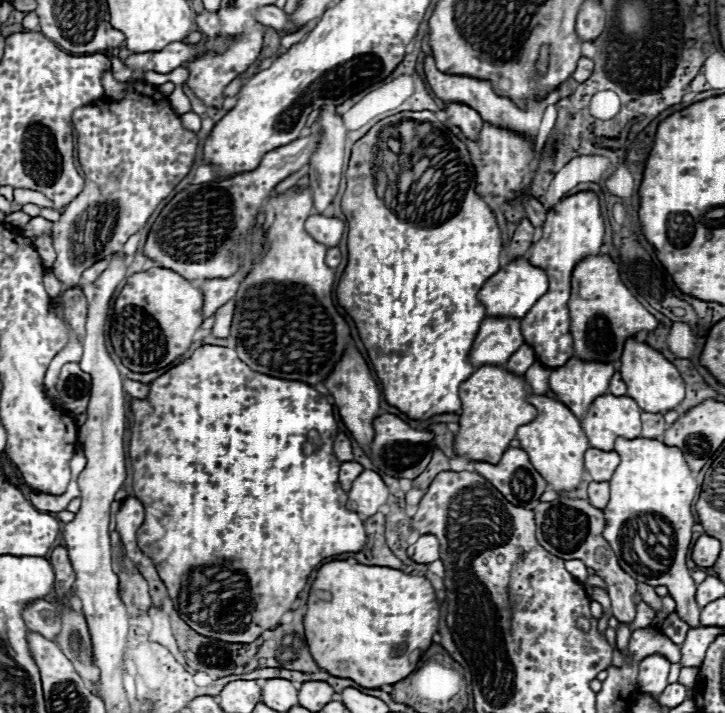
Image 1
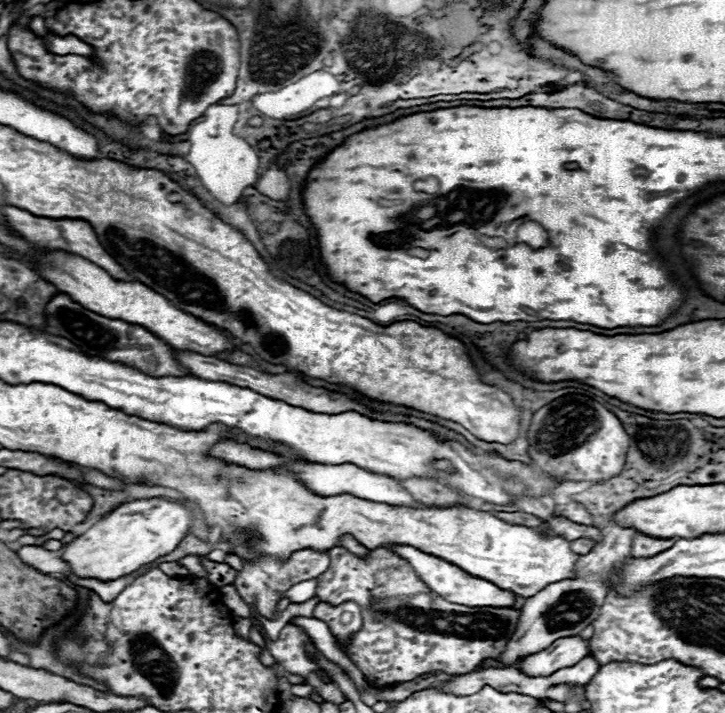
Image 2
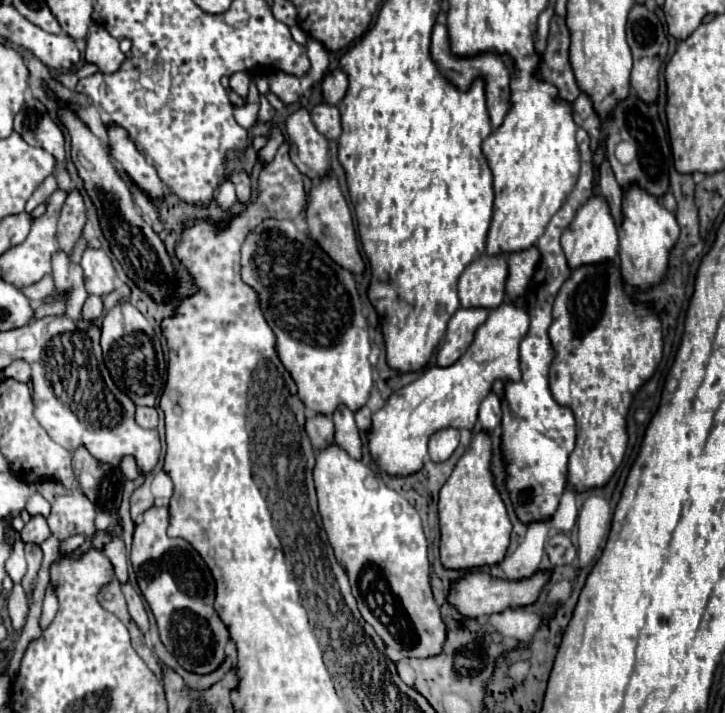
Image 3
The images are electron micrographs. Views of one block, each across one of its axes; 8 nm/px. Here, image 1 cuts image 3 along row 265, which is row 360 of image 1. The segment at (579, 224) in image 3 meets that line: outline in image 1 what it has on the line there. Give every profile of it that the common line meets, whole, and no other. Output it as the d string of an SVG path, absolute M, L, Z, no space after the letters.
M572 356L564 366L552 370L550 388L556 394L556 398L562 404L566 404L576 418L582 420L592 400L608 392L612 374L612 364L586 362Z

